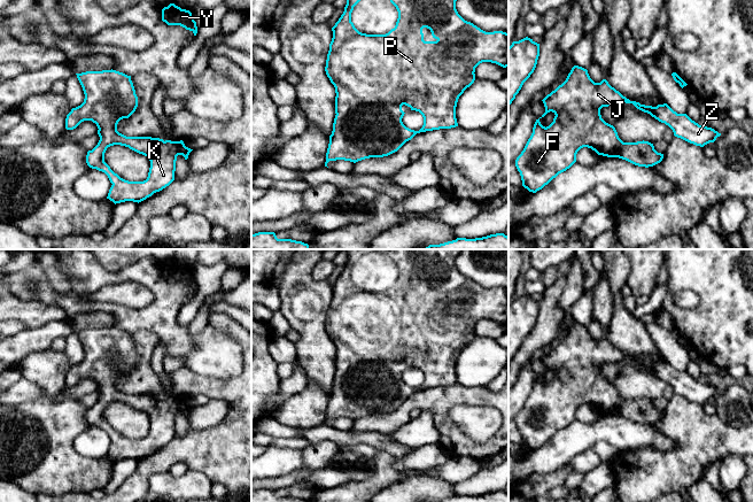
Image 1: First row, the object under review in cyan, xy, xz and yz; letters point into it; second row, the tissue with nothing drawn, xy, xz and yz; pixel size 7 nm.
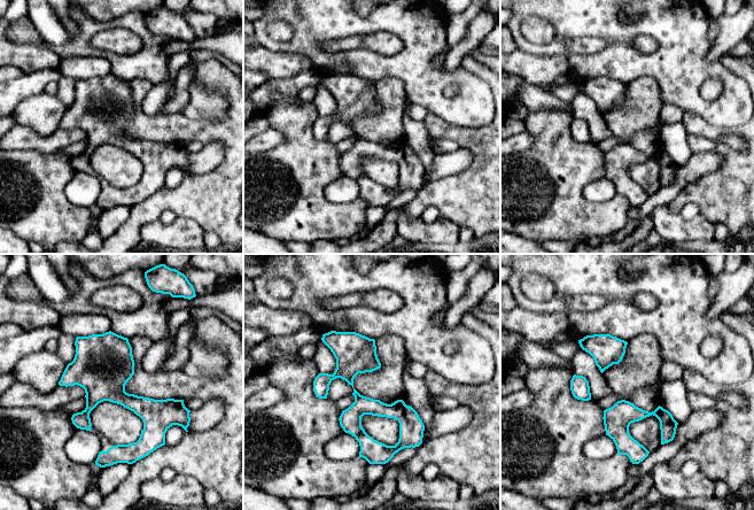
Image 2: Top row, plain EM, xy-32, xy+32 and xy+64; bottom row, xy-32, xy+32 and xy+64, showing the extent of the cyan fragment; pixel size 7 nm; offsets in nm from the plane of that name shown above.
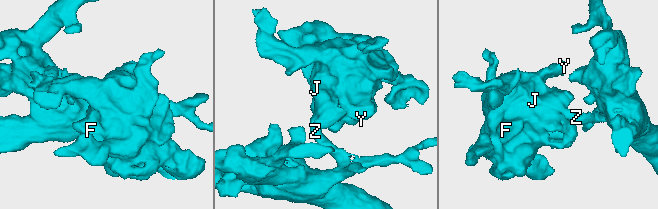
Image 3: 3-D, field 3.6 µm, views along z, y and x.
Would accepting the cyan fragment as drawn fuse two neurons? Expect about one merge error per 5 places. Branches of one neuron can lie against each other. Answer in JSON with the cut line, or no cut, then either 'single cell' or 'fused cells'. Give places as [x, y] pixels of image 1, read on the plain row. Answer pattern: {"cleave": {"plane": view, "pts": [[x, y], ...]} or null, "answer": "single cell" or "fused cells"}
{"cleave": null, "answer": "single cell"}

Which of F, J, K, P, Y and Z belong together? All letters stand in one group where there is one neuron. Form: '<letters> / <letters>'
F J K P Y Z

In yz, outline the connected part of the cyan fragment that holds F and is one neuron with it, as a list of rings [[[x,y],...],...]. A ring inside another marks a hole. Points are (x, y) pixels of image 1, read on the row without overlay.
[[[574,323],[566,338],[542,358],[545,370],[536,377],[530,395],[515,417],[522,443],[533,450],[569,426],[583,404],[638,424],[649,425],[662,418],[663,411],[658,410],[649,399],[623,400],[615,385],[601,376],[603,364],[632,361],[668,383],[675,394],[700,404],[721,393],[712,385],[699,383],[686,371],[677,371],[667,361],[652,364],[630,358],[606,337],[595,340],[588,327],[579,323]],[[550,369],[556,373],[545,385],[539,377]]]

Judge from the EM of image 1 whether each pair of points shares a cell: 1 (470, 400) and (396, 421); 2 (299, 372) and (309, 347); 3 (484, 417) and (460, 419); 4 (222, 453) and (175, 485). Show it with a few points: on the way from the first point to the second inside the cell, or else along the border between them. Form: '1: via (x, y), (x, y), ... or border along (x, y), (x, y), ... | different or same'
1: via (451, 399), (418, 400), (414, 402) | same
2: border along (296, 360), (304, 372), (308, 384) | different
3: via (479, 419), (466, 419) | same
4: border along (187, 468), (201, 471), (212, 483) | different

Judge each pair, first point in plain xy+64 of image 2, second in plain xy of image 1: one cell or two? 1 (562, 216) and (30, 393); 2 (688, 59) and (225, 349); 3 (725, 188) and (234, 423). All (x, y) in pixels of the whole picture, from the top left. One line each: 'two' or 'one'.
1: two
2: one
3: one

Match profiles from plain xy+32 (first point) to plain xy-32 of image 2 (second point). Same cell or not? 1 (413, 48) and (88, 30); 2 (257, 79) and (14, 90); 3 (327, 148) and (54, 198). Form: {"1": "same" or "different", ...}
{"1": "same", "2": "different", "3": "same"}

